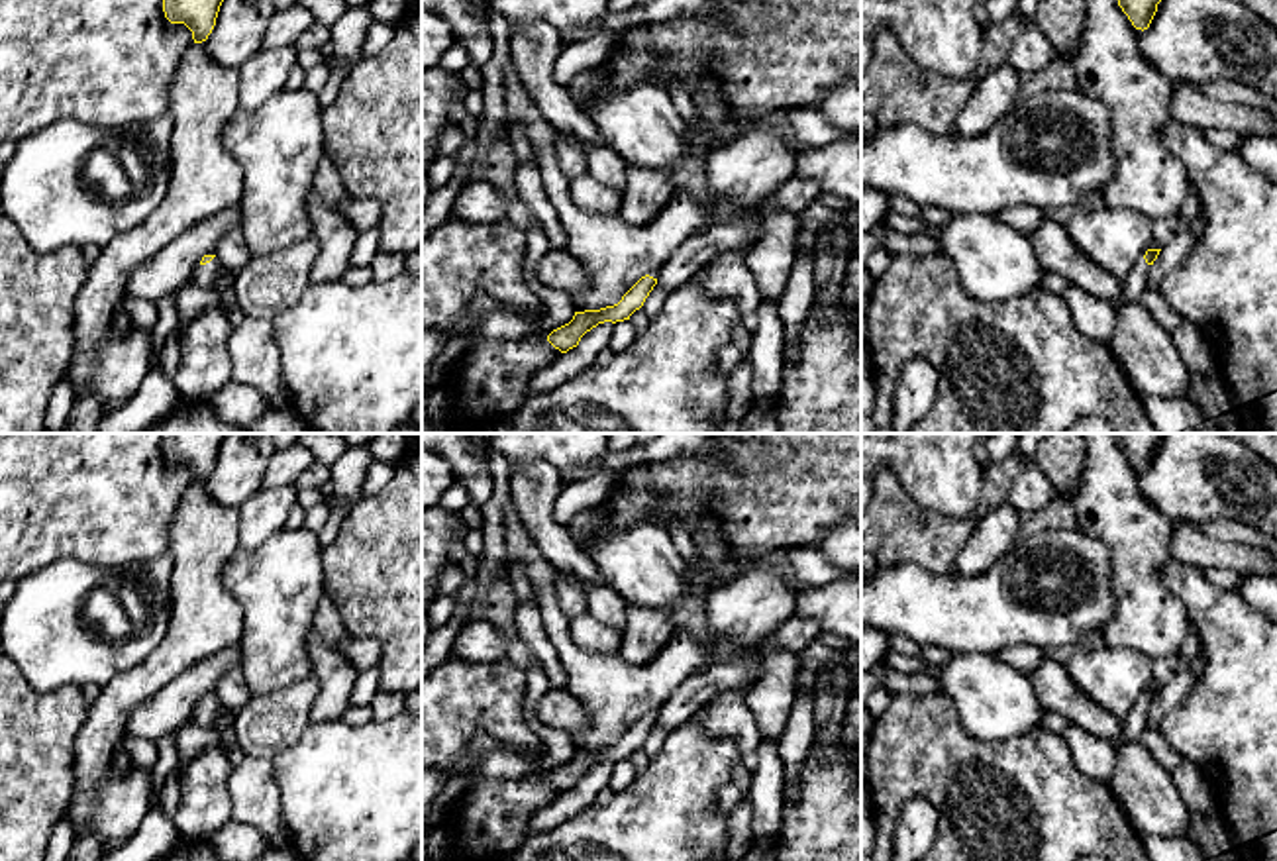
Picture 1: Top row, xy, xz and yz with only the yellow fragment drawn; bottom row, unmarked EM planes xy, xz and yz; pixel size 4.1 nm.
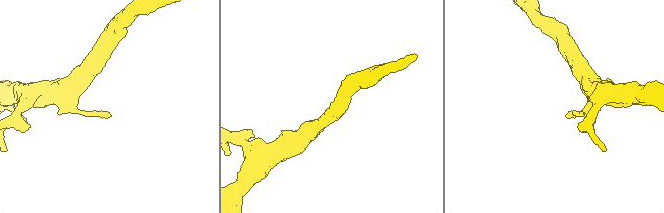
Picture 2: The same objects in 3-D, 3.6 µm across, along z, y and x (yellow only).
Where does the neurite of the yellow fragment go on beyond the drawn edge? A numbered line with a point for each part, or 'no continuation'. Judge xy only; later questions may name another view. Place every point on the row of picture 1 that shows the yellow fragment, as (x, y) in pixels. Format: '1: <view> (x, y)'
1: xy (206, 275)

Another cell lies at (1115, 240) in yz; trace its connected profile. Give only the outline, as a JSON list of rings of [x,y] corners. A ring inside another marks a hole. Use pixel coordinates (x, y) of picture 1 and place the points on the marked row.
[[[1106,206],[1079,208],[1065,229],[1095,265],[1118,280],[1146,255],[1151,239],[1149,218]]]

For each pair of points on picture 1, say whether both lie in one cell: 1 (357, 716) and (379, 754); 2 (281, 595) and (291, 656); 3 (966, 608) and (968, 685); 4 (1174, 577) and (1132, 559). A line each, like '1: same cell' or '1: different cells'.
1: different cells
2: same cell
3: different cells
4: different cells

